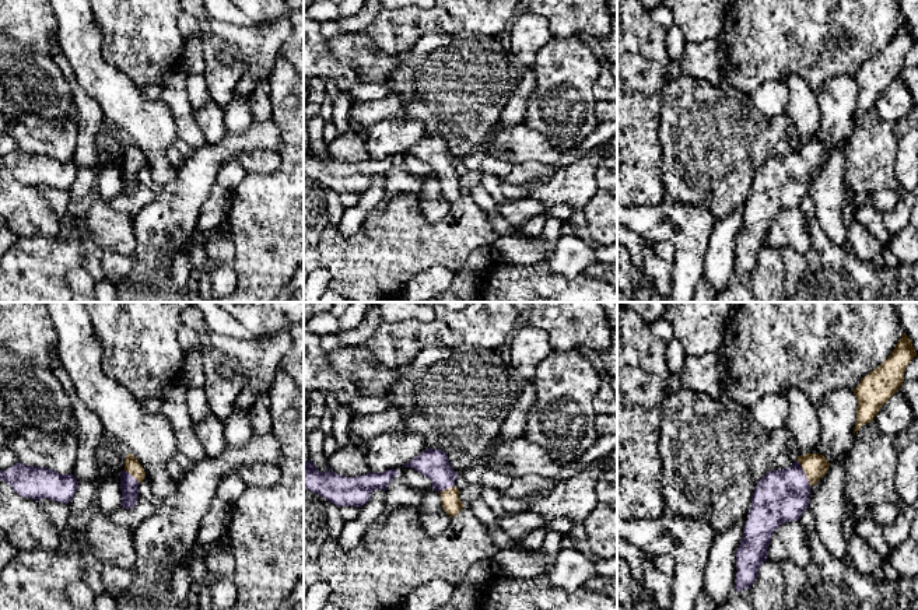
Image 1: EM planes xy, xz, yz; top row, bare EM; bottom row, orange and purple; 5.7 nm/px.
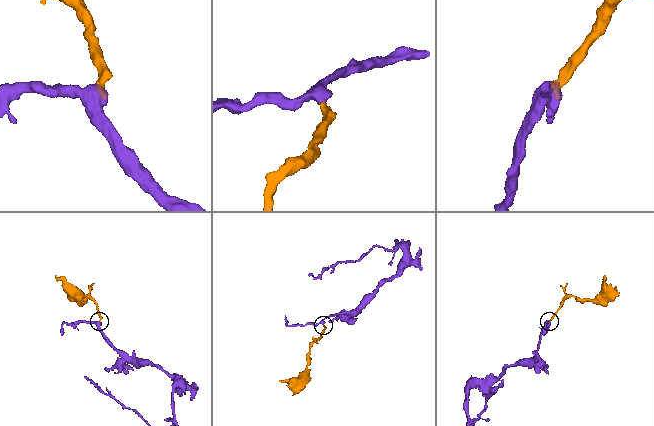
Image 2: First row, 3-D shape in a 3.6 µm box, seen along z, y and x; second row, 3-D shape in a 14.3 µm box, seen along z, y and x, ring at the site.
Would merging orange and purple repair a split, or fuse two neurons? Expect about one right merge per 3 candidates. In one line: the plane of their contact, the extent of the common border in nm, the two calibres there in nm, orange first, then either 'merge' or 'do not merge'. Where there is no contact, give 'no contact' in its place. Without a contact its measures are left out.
meets orange in yz; contact 180 nm long; 140 nm thick on the orange side, 300 nm on the other; merge

